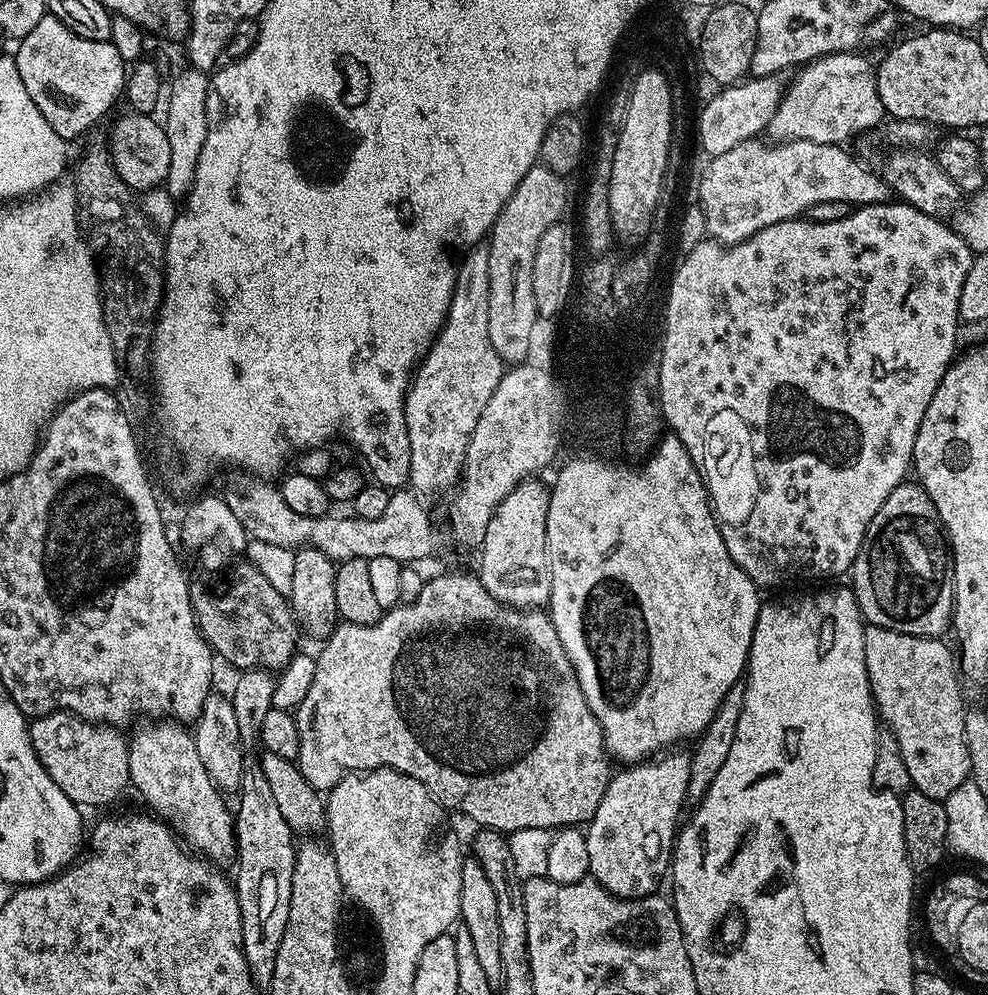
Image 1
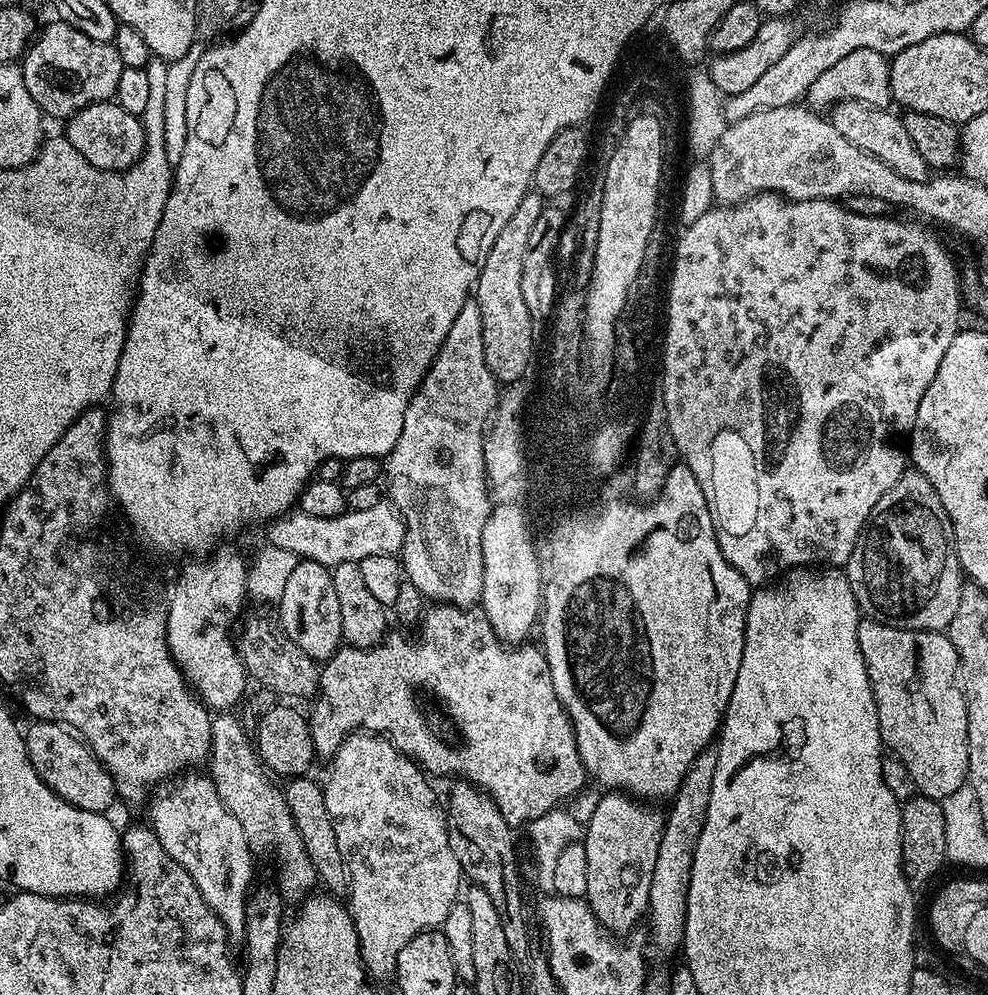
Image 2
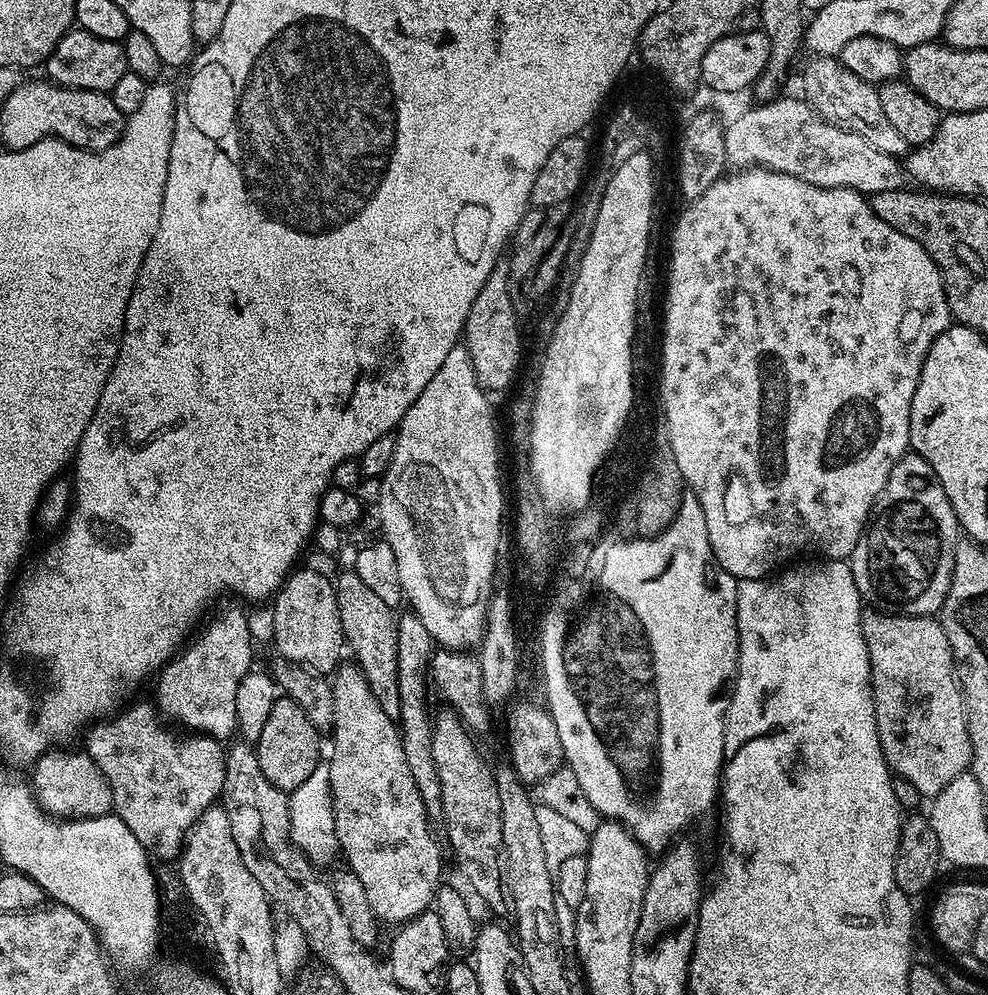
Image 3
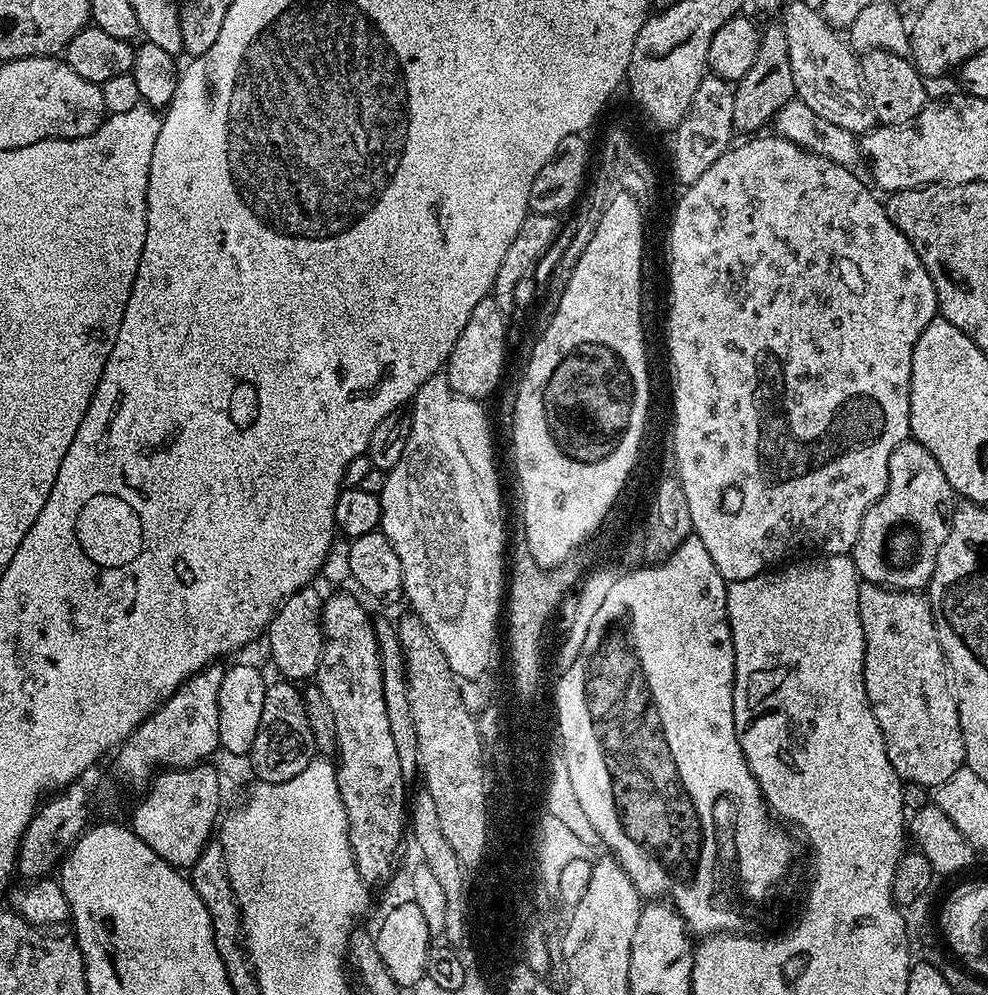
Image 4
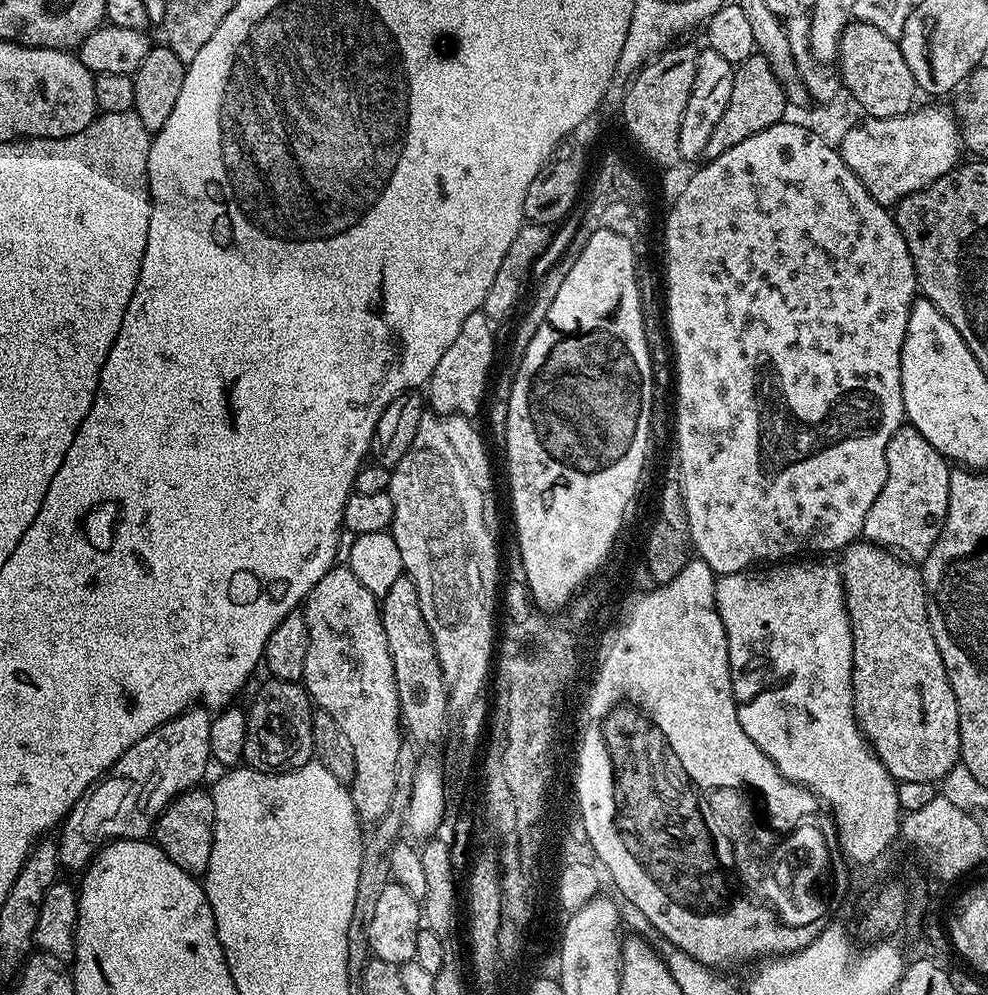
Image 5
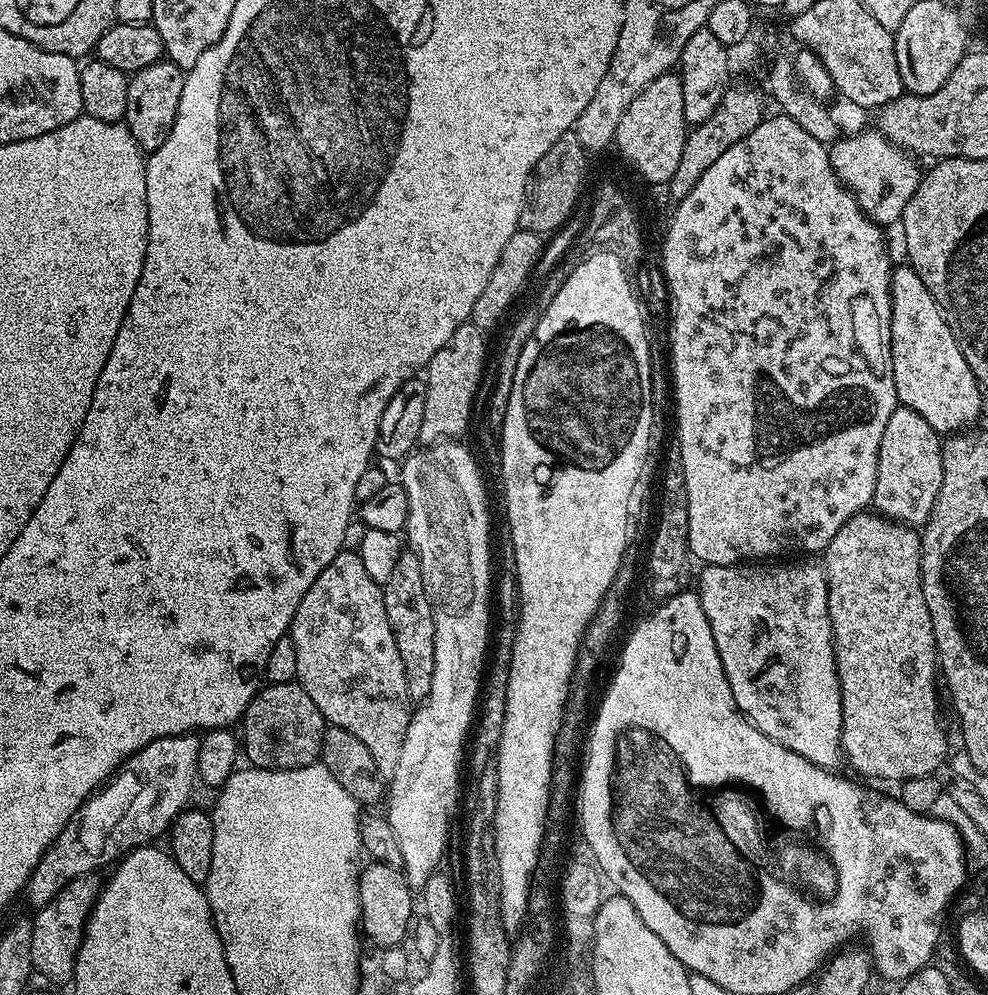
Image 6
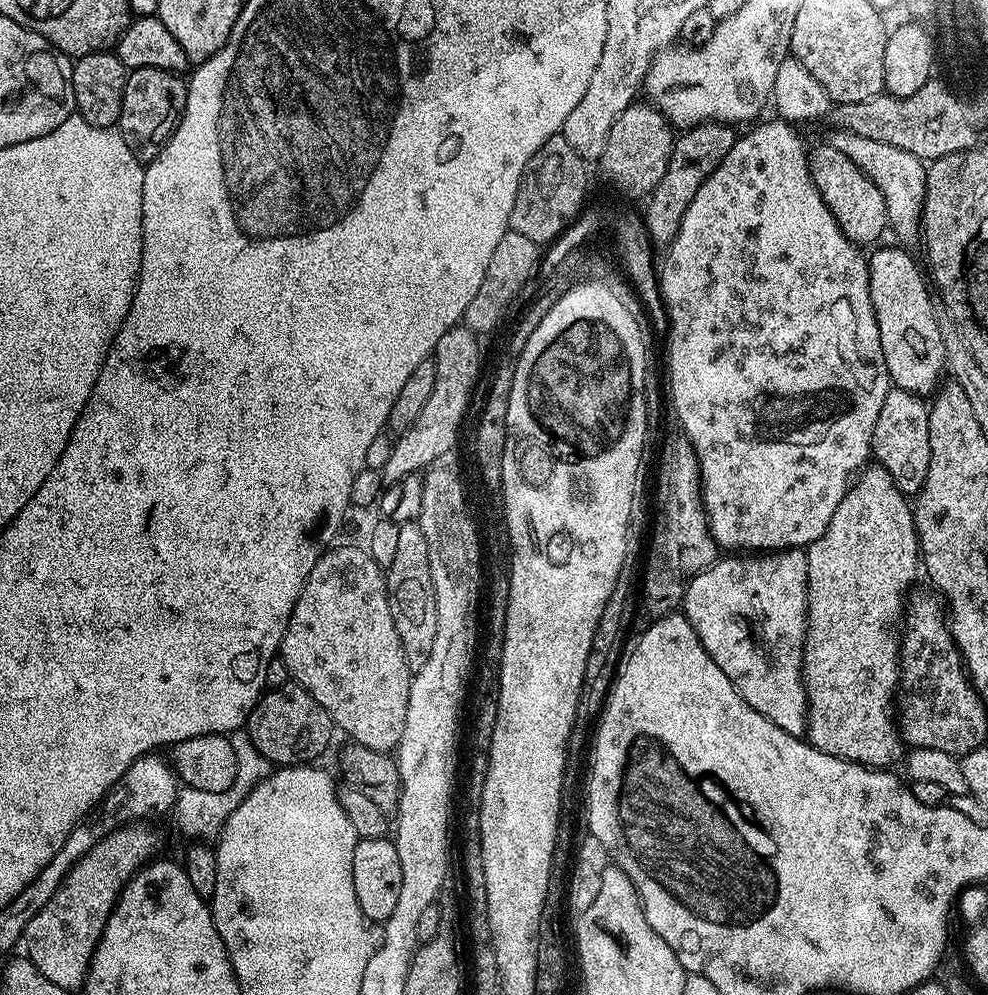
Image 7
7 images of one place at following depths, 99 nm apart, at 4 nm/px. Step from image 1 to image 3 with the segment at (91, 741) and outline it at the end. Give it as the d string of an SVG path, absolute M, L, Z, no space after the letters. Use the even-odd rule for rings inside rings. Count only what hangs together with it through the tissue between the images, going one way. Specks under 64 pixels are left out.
M57 746L44 752L31 765L30 787L32 795L40 803L40 809L62 820L85 820L91 816L109 815L112 812L112 795L102 770L94 766L87 751L63 752L62 749Z

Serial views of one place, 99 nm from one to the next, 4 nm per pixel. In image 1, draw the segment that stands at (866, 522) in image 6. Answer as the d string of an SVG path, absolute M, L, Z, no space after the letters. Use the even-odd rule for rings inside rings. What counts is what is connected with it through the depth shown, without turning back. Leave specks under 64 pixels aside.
M868 624L864 629L864 649L866 650L866 670L868 671L868 681L872 687L872 699L878 709L878 716L881 721L884 720L887 729L894 734L894 738L898 738L898 750L902 750L902 758L906 762L906 770L910 770L910 778L912 779L912 788L922 794L930 794L930 798L935 800L944 800L950 794L954 794L954 790L958 790L958 786L962 786L962 782L970 779L972 763L970 762L970 754L966 746L966 734L964 733L964 717L966 715L966 707L964 708L964 696L960 693L961 677L958 675L958 660L950 649L944 645L945 641L940 638L930 636L911 636L910 634L902 634L894 630L886 630L877 624Z

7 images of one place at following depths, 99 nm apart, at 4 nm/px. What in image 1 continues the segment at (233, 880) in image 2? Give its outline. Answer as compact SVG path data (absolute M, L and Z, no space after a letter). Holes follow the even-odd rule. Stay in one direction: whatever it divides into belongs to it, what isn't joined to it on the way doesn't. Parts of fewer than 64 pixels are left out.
M147 719L139 721L140 723L132 732L132 736L129 735L128 738L128 778L129 785L134 789L136 788L137 792L142 796L143 800L153 809L150 809L155 815L162 817L169 825L173 826L176 834L183 840L183 843L195 853L206 857L214 862L221 862L220 860L228 857L228 859L235 853L235 845L236 845L236 836L235 836L235 819L231 809L228 808L222 798L223 793L217 788L216 784L210 778L208 774L206 774L206 768L202 765L202 760L198 755L198 748L196 744L195 737L193 733L188 729L188 731L184 730L185 728L181 723L173 720L155 720L155 719Z

